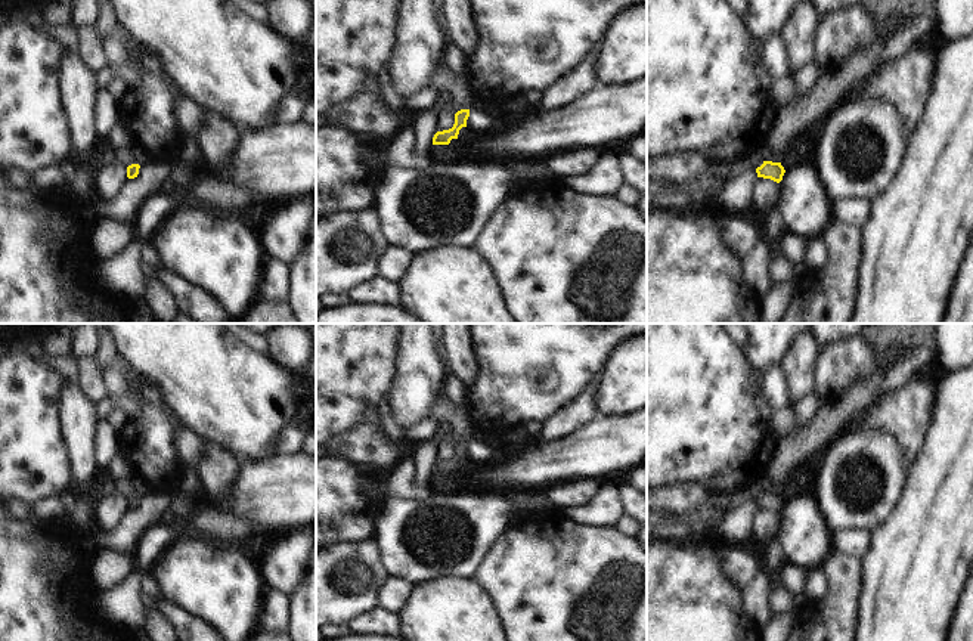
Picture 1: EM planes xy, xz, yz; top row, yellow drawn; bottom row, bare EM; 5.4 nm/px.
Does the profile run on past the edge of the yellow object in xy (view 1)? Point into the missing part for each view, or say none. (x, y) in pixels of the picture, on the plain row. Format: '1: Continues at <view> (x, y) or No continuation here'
1: No continuation here.

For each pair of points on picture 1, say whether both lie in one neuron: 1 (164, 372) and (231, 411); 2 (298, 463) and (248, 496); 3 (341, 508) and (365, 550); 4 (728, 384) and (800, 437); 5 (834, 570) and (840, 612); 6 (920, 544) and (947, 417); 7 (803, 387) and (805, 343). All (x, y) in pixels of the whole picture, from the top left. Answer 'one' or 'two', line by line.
1: one
2: one
3: two
4: two
5: one
6: one
7: one

